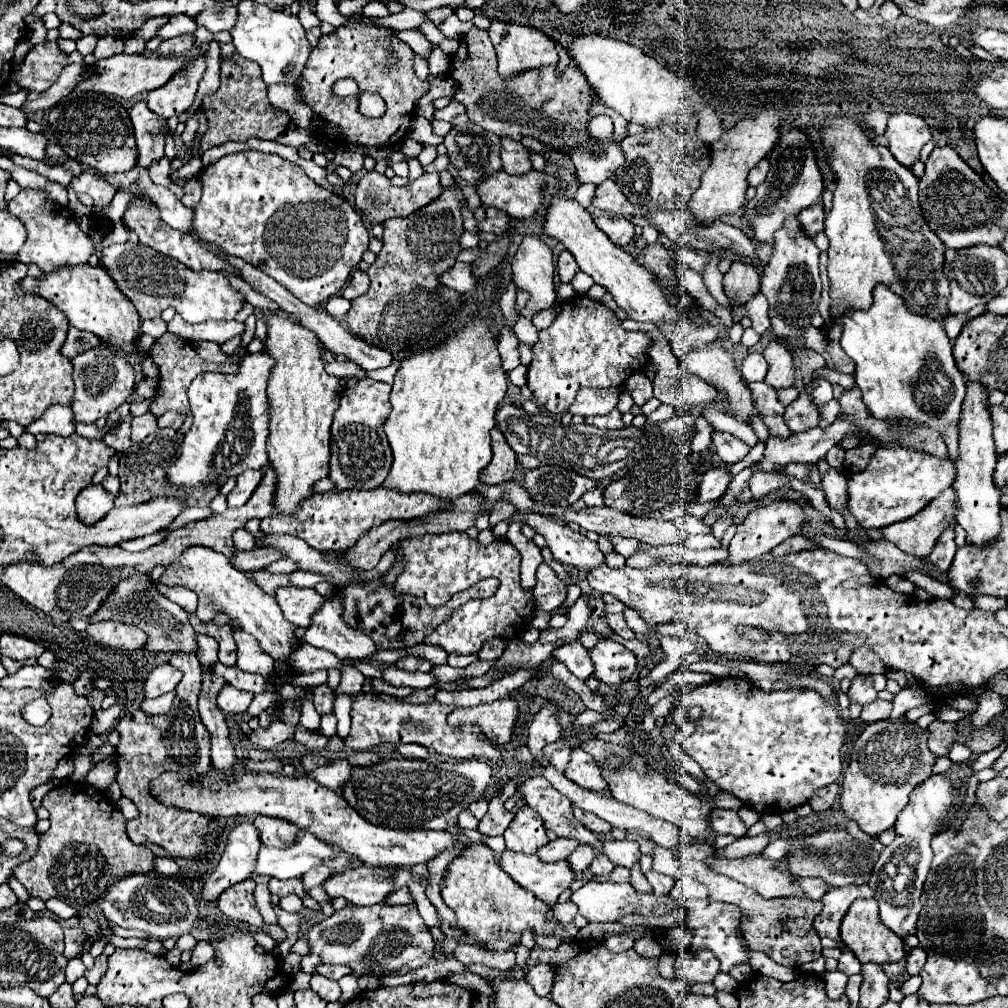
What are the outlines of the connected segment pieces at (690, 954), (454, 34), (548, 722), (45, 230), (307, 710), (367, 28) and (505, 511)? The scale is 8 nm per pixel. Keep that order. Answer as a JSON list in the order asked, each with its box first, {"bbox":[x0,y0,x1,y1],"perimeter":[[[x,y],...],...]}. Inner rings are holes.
[{"bbox":[675,950,719,982],"perimeter":[[[709,950],[679,952],[675,966],[677,976],[685,982],[713,982],[719,974],[719,960]]]},{"bbox":[436,13,473,38],"perimeter":[[[453,13],[445,21],[436,27],[441,32],[450,32],[450,38],[458,38],[465,36],[467,32],[472,28],[473,23],[471,21],[461,22],[457,16]]]},{"bbox":[527,702,561,766],"perimeter":[[[547,702],[547,708],[539,708],[539,712],[533,716],[533,722],[529,726],[527,746],[533,752],[537,762],[541,762],[543,766],[549,764],[549,760],[543,758],[541,748],[549,742],[559,740],[559,736],[561,736],[561,732],[559,732],[559,720],[555,720],[555,706],[551,702]]]},{"bbox":[9,190,95,274],"perimeter":[[[21,190],[13,200],[9,200],[11,214],[17,216],[29,232],[27,242],[17,254],[19,262],[37,264],[43,272],[51,274],[63,266],[77,266],[89,260],[89,256],[95,252],[93,242],[79,228],[79,224],[73,222],[61,208],[63,206],[51,202],[43,192],[35,192],[35,190]]]},{"bbox":[301,692,321,730],"perimeter":[[[307,692],[307,702],[303,702],[303,708],[301,708],[301,726],[303,728],[309,728],[309,730],[317,730],[319,728],[319,722],[321,722],[321,716],[315,714],[315,706],[311,704],[311,692]]]},{"bbox":[303,16,429,148],"perimeter":[[[363,16],[361,20],[347,20],[343,26],[335,28],[335,32],[323,34],[319,44],[313,48],[303,70],[305,102],[319,118],[337,124],[353,142],[377,148],[397,144],[409,132],[415,102],[429,90],[429,82],[415,76],[413,58],[415,52],[411,46],[399,40],[393,28],[381,26],[377,18]],[[343,78],[353,78],[359,86],[359,94],[377,92],[387,104],[385,114],[379,118],[367,118],[359,112],[359,98],[355,94],[345,98],[335,96],[333,84]]]},{"bbox":[489,504,517,528],"perimeter":[[[493,504],[491,506],[491,518],[489,518],[491,528],[501,520],[509,520],[515,512],[517,512],[517,508],[511,508],[511,504]]]}]

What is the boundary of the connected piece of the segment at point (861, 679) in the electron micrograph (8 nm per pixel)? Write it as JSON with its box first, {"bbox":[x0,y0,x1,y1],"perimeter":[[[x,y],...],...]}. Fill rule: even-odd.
{"bbox":[847,674,877,706],"perimeter":[[[863,674],[855,676],[853,682],[851,682],[851,688],[849,688],[847,696],[849,696],[849,700],[859,702],[863,706],[869,704],[869,702],[873,702],[877,698],[877,692],[873,688],[873,678],[871,676],[863,676]]]}

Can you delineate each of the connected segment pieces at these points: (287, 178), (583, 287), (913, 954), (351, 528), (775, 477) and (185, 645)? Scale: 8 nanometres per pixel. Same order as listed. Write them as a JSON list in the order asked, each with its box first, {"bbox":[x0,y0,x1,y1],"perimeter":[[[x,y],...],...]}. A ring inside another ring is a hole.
[{"bbox":[195,150,369,306],"perimeter":[[[257,150],[227,154],[215,164],[203,168],[199,180],[203,196],[195,206],[195,232],[203,240],[219,244],[227,254],[239,256],[251,266],[259,266],[267,276],[283,284],[309,306],[327,302],[335,296],[347,284],[351,272],[357,268],[369,246],[369,232],[357,210],[353,210],[353,206],[341,196],[315,184],[301,166],[287,162],[277,154]]]},{"bbox":[571,270,593,294],"perimeter":[[[579,270],[579,272],[575,274],[575,278],[571,280],[571,286],[573,286],[573,288],[575,288],[577,292],[579,292],[579,294],[583,294],[583,292],[587,292],[591,284],[593,284],[593,278],[591,278],[589,274],[585,274],[585,272],[581,272],[581,270]]]},{"bbox":[905,946,927,974],"perimeter":[[[919,946],[911,948],[909,954],[907,954],[907,958],[905,958],[905,968],[907,968],[907,972],[909,972],[909,974],[919,974],[921,968],[923,968],[923,964],[925,964],[925,958],[927,958],[927,954],[925,954]]]},{"bbox":[261,488,449,550],"perimeter":[[[373,488],[373,490],[345,490],[345,492],[323,492],[313,494],[303,500],[293,516],[269,516],[261,520],[261,530],[265,532],[287,532],[303,538],[311,548],[317,550],[349,550],[359,538],[371,528],[387,522],[387,520],[411,520],[421,518],[431,512],[439,512],[449,508],[449,502],[435,500],[425,494],[399,494],[397,490]]]},{"bbox":[749,472,789,498],"perimeter":[[[755,472],[751,482],[749,482],[749,490],[753,494],[753,498],[763,498],[765,494],[773,492],[773,490],[779,490],[779,488],[789,488],[789,478],[785,474],[779,474],[779,472]]]},{"bbox":[89,574,197,654],"perimeter":[[[137,574],[133,578],[119,582],[115,592],[109,594],[103,600],[101,608],[89,618],[89,622],[99,622],[99,620],[117,620],[117,622],[141,626],[149,636],[145,648],[151,652],[191,652],[191,654],[197,654],[197,644],[195,644],[197,632],[191,628],[187,612],[179,604],[157,594],[151,588],[151,582],[145,574]]]}]

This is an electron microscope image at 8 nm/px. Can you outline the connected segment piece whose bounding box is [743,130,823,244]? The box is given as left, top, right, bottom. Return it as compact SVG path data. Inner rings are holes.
M791 130L789 134L781 136L769 154L769 162L771 170L767 180L757 186L755 198L747 200L743 206L743 218L751 226L753 240L761 244L771 244L775 230L783 228L783 220L787 220L787 216L797 216L801 210L813 206L823 194L823 180L815 162L813 148L801 130Z

